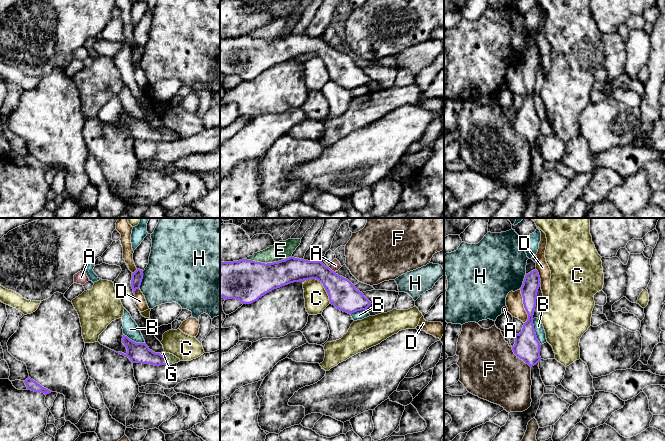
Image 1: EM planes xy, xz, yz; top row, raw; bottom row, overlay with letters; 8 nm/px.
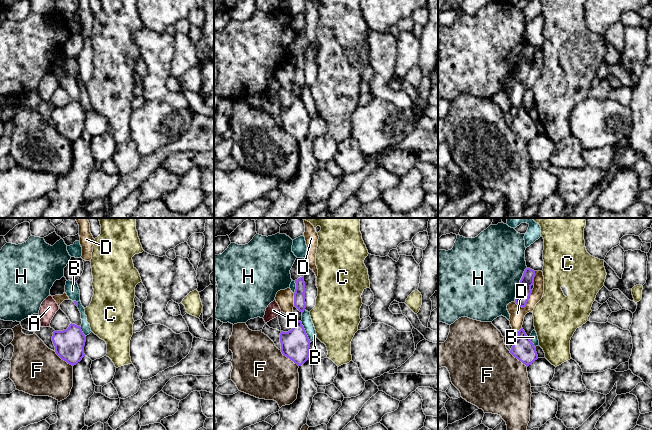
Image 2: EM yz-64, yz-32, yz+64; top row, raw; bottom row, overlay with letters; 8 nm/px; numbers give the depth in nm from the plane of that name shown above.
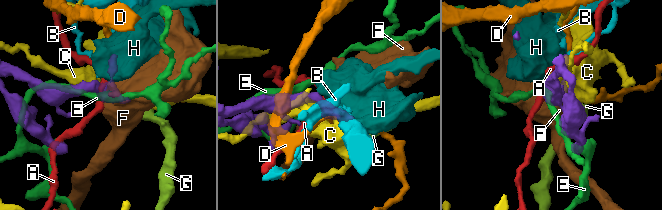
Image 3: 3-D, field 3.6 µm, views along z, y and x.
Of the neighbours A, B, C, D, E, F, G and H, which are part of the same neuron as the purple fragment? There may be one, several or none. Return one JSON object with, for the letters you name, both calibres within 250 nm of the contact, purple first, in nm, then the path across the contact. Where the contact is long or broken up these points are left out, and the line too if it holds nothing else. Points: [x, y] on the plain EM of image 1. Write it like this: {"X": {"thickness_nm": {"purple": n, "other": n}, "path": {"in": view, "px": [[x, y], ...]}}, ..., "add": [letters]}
{"G": {"thickness_nm": {"purple": 160, "other": 70}, "path": {"in": "xy", "px": [[137, 128], [149, 133], [165, 133], [172, 135]]}}, "add": ["G"]}

